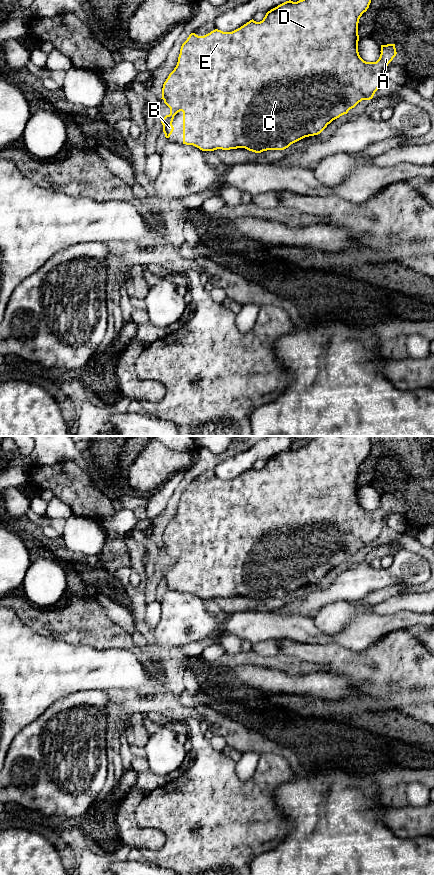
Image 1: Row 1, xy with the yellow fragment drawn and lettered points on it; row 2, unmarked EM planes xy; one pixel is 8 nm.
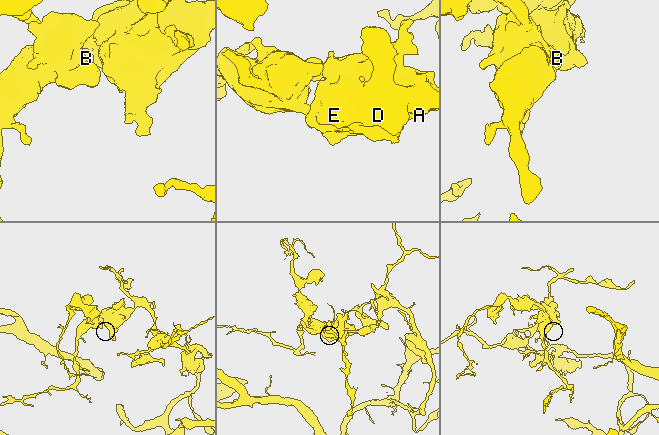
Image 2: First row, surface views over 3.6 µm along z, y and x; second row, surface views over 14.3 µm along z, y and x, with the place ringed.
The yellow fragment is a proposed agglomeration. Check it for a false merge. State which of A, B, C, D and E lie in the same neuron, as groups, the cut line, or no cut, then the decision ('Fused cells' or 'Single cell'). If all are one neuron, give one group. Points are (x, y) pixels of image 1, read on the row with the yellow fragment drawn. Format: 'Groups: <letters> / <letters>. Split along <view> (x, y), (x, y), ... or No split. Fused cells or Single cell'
Groups: A B C D E. No split. Single cell

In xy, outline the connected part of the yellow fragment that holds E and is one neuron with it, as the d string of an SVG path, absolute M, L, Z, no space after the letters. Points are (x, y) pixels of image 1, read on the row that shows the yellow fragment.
M289 0L268 11L262 21L256 22L252 19L232 32L215 29L204 36L191 33L181 46L176 67L163 84L161 99L170 108L170 114L161 119L165 137L169 138L172 134L174 116L180 111L183 112L183 144L193 145L202 151L245 148L261 153L267 150L284 150L305 137L320 134L328 124L347 114L359 102L373 98L386 74L388 64L397 54L395 44L387 44L381 45L381 54L376 62L366 62L360 57L358 23L370 3L371 0Z

